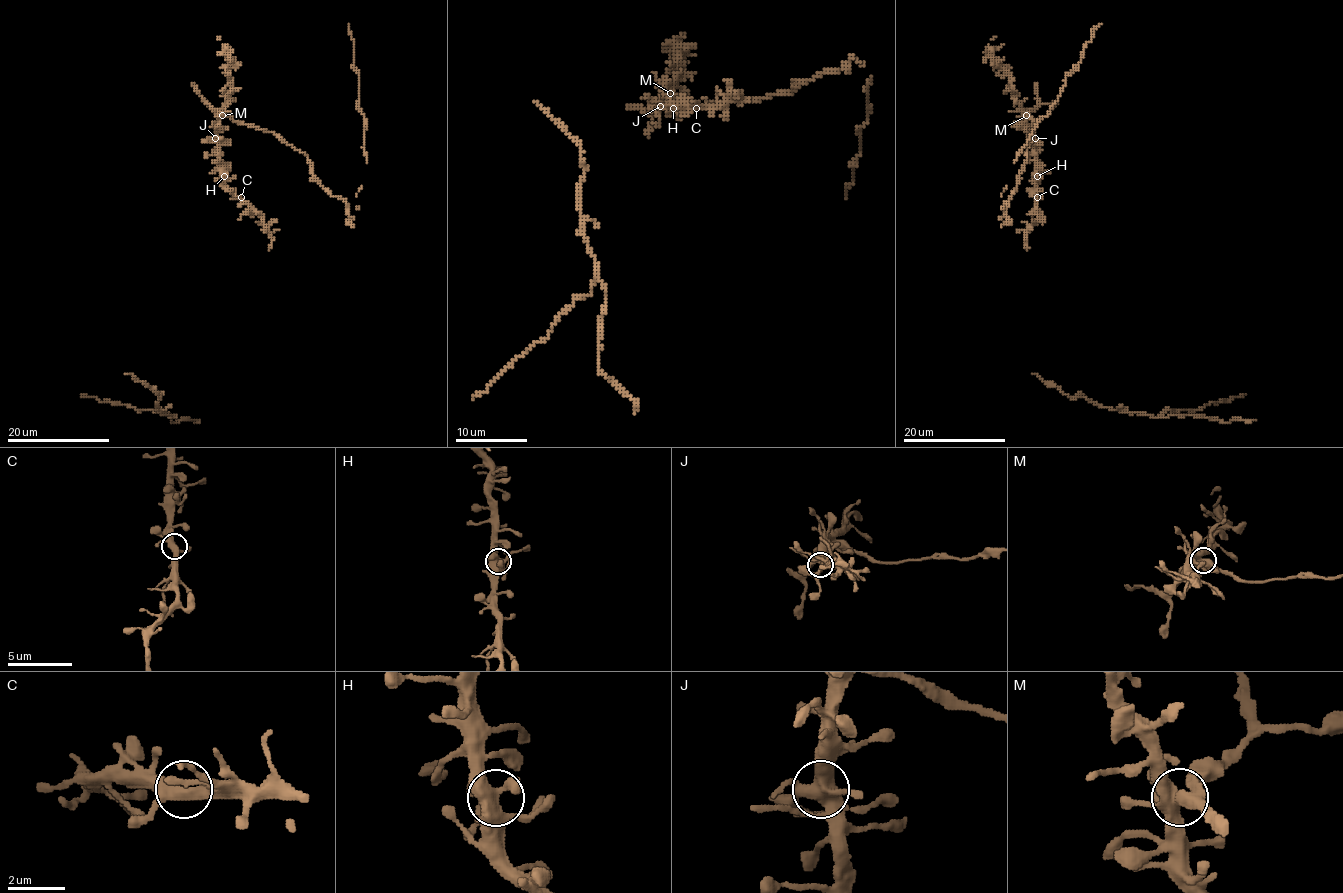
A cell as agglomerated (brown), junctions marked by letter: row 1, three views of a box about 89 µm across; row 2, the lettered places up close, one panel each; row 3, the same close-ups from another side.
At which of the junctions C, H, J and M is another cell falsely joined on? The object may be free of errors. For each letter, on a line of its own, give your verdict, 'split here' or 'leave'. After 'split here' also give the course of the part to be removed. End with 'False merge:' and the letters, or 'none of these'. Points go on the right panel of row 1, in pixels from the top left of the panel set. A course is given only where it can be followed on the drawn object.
C: leave
H: leave
J: leave
M: split here
False merge: M

